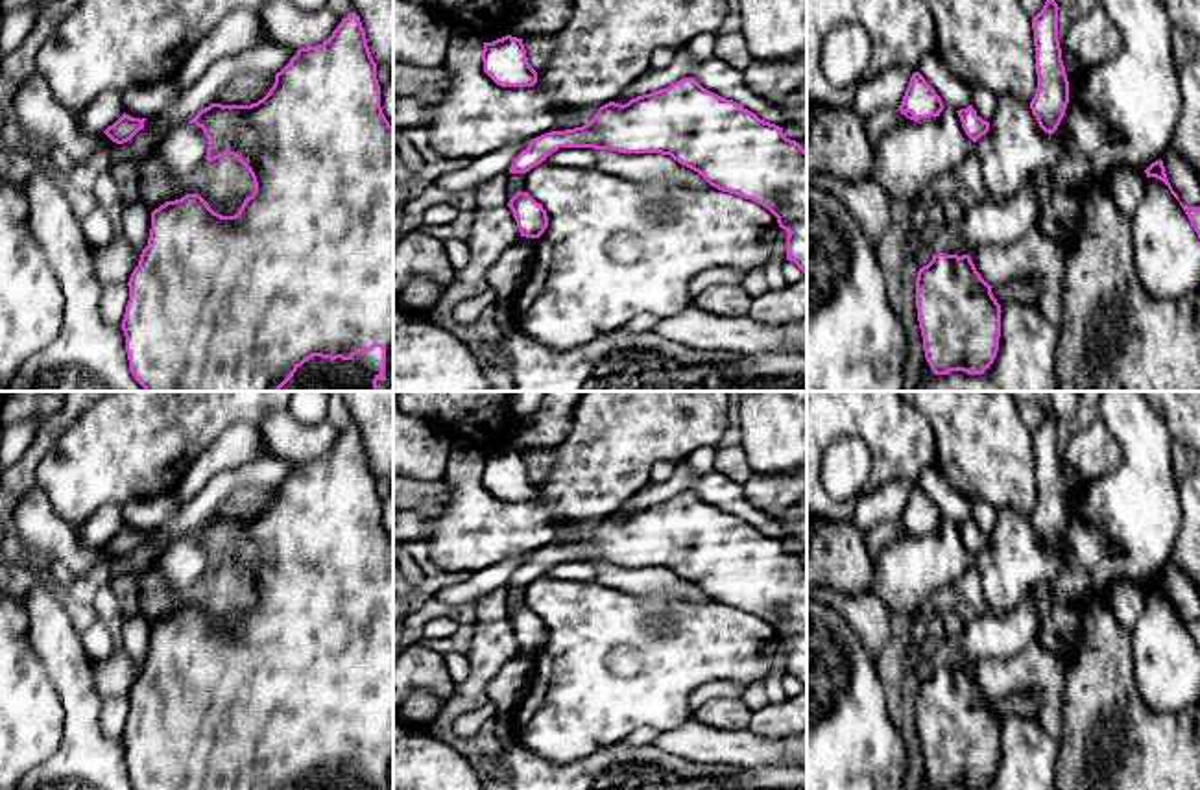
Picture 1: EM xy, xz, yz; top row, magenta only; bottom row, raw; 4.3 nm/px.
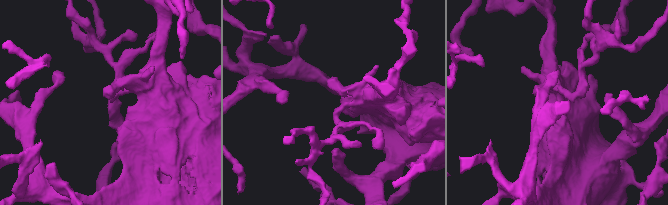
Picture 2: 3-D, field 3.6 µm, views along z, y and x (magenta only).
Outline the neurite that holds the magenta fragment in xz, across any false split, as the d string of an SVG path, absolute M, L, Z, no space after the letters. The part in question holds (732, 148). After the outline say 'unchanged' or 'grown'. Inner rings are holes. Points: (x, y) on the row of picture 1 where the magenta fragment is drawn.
M683 78L666 89L628 103L609 102L582 127L550 131L530 140L510 174L526 174L559 148L594 148L618 153L661 153L698 172L711 186L768 209L786 231L786 260L807 273L807 151L785 137L783 127L761 120L733 100Z; unchanged

